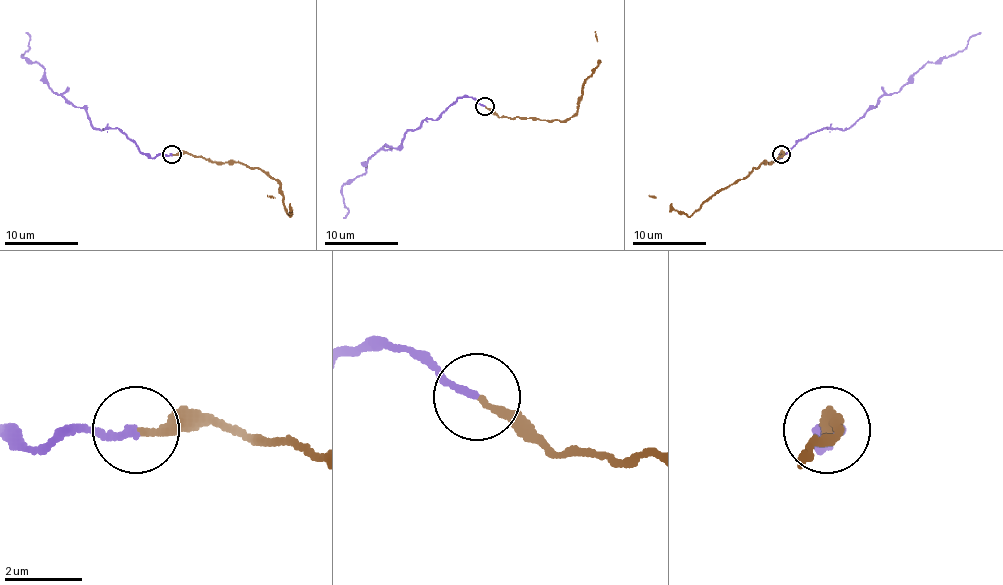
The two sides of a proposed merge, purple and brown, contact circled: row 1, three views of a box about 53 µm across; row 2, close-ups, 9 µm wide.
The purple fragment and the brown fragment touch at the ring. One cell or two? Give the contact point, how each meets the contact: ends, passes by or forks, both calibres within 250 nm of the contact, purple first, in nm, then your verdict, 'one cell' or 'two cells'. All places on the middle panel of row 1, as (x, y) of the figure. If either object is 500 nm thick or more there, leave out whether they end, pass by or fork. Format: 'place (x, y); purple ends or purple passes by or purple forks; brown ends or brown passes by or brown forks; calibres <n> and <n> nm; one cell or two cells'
place (484, 106); purple ends; brown ends; calibres 170 and 170 nm; two cells

